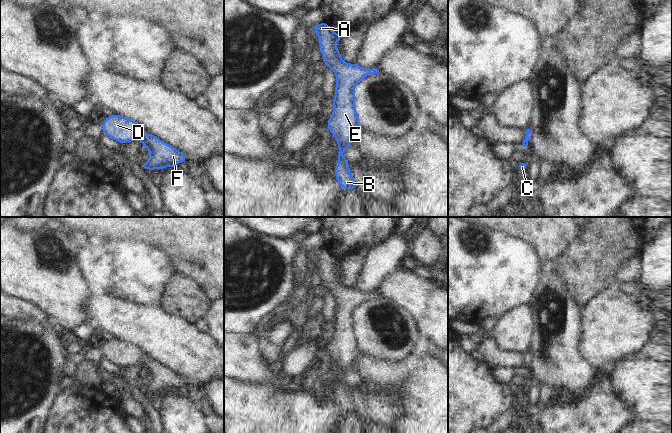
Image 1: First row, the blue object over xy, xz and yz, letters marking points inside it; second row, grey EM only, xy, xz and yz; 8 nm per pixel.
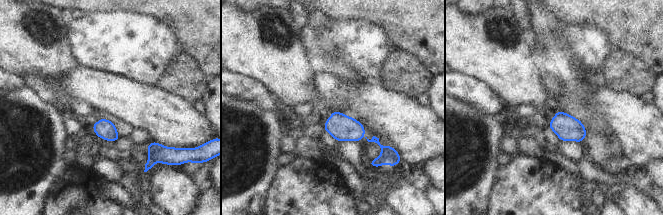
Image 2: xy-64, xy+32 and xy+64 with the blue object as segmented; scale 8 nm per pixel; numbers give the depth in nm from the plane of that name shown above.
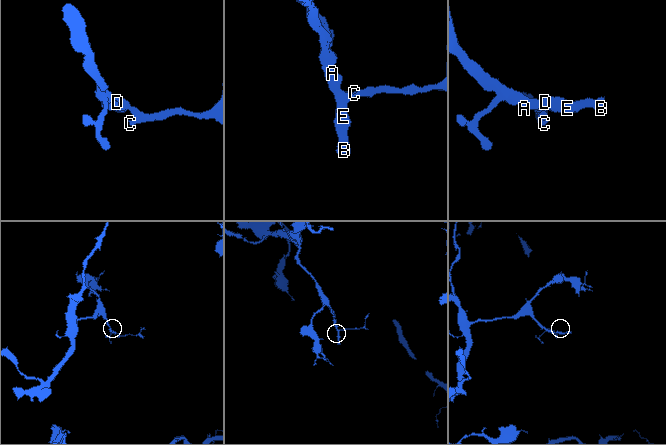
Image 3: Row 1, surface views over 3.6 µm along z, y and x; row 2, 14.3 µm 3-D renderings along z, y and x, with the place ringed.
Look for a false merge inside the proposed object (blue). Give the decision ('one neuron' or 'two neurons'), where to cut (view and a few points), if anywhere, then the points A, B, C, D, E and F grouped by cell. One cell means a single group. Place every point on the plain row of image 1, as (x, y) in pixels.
one neuron; cut none; groups A B C D E F

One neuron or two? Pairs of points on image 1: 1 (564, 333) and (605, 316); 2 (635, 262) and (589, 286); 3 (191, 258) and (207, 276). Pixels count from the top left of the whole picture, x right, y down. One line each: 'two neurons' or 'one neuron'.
1: two neurons
2: two neurons
3: one neuron

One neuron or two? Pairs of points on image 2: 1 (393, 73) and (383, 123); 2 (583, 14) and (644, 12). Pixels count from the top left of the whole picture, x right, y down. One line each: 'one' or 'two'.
1: two
2: one

